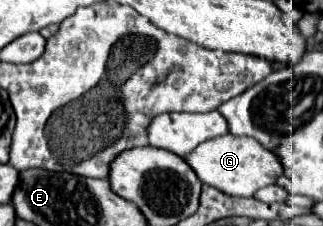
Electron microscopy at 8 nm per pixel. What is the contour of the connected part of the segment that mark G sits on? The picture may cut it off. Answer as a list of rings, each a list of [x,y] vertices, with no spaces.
[[[227,134],[223,138],[207,140],[207,144],[199,144],[199,148],[195,148],[195,152],[191,152],[185,160],[203,184],[209,184],[229,196],[255,196],[259,188],[275,184],[275,180],[283,174],[279,156],[261,146],[255,138],[247,136]]]

